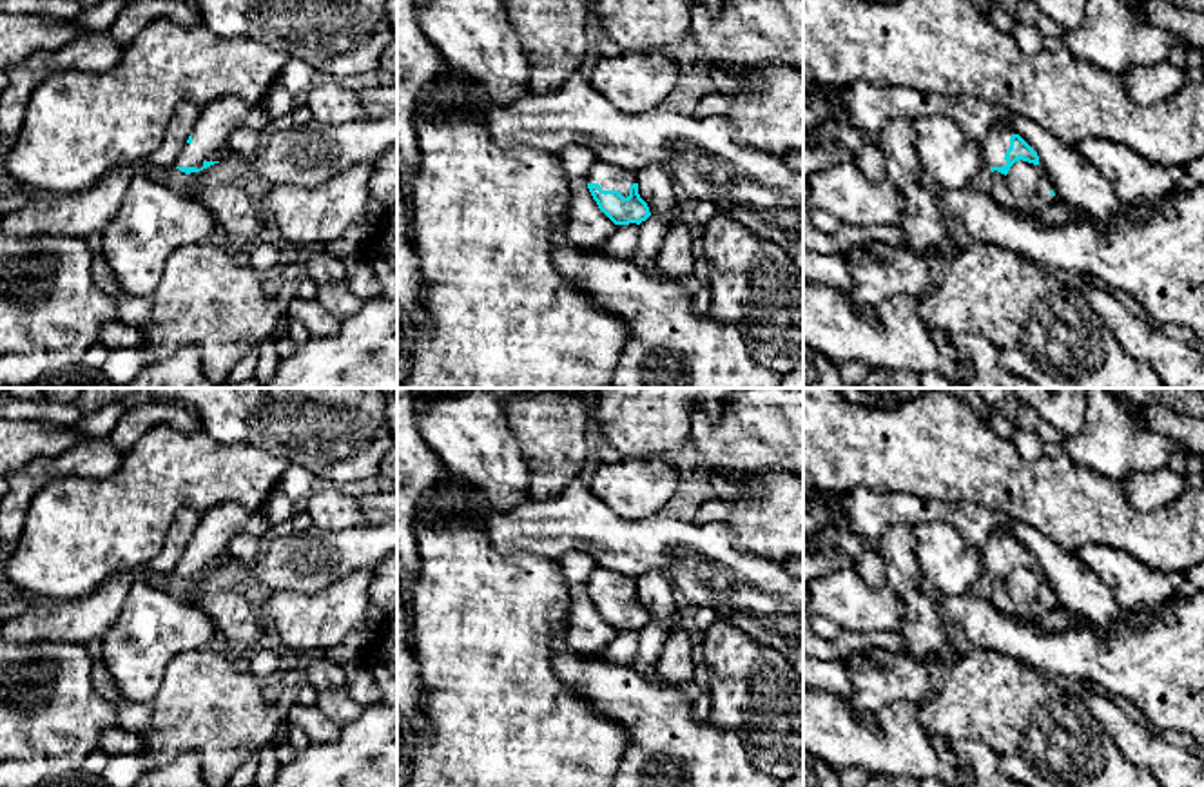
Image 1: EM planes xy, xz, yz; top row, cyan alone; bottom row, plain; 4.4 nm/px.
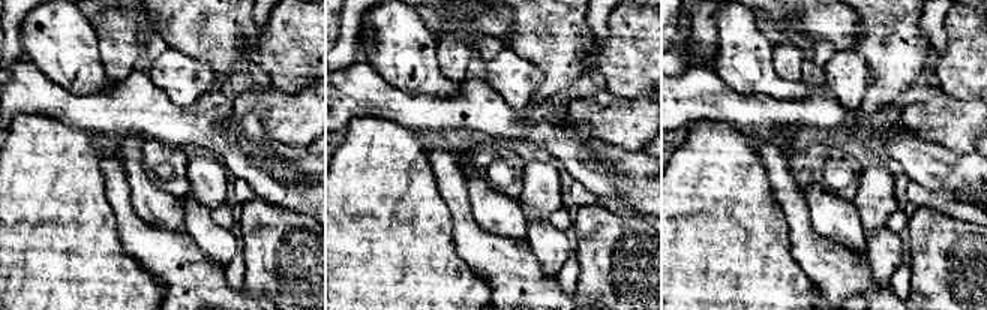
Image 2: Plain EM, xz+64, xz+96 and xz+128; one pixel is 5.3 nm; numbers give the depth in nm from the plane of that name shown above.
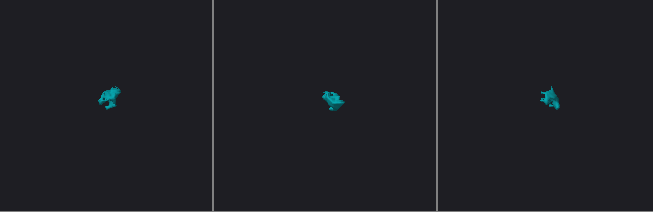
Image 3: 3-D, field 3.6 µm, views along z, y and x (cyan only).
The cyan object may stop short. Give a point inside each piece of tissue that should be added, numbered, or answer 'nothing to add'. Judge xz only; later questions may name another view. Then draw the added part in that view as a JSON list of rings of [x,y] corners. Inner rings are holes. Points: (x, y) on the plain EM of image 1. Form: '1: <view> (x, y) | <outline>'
1: xz (608, 582) | [[[597,566],[589,575],[587,589],[598,589],[602,597],[618,597],[624,604],[627,604],[629,593],[638,589],[638,580]]]

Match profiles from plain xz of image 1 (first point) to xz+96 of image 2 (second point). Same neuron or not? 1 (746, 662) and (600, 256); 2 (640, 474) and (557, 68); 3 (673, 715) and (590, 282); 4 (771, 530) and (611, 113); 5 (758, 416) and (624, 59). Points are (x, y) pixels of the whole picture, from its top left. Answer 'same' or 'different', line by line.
1: same
2: different
3: different
4: same
5: same

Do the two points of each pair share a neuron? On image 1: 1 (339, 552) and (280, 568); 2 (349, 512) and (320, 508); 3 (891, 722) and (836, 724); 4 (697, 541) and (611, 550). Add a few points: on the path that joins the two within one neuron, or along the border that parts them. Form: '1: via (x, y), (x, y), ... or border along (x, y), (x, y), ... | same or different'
1: via (325, 557), (294, 563) | same
2: via (341, 512), (327, 508) | same
3: via (885, 738), (853, 740) | same
4: via (675, 544), (633, 546) | same

